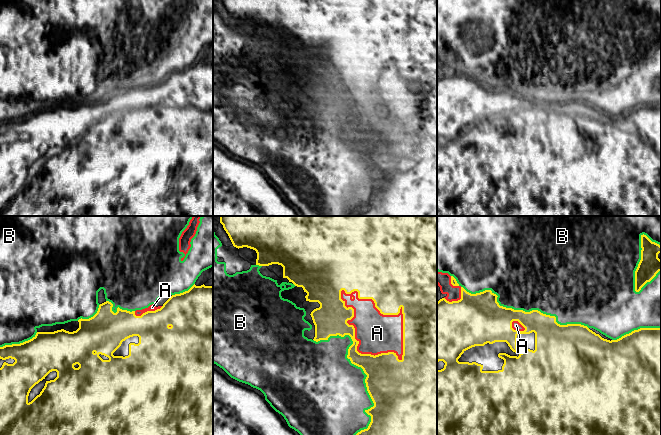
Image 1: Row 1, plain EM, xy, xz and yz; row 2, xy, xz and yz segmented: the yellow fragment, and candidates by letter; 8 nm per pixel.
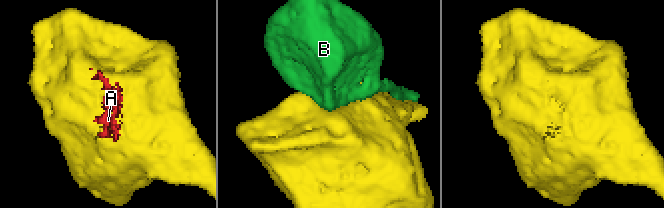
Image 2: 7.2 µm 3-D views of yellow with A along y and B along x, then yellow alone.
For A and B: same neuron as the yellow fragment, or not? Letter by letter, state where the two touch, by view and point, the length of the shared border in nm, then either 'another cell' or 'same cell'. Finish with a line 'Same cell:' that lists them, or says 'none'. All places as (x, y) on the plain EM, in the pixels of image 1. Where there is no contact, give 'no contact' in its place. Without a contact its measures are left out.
A: contact xz (391, 90); length 750 nm; another cell
B: contact xz (363, 146); length 850 nm; another cell
Same cell: none

